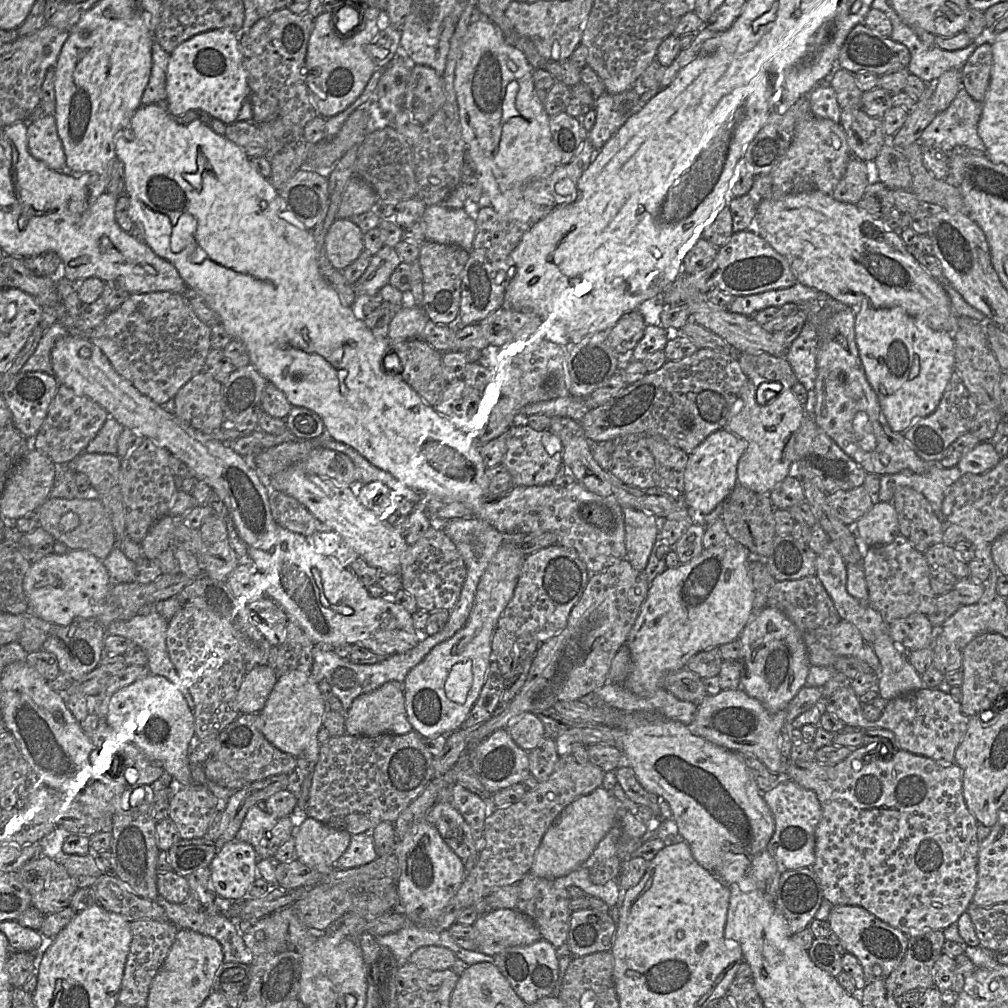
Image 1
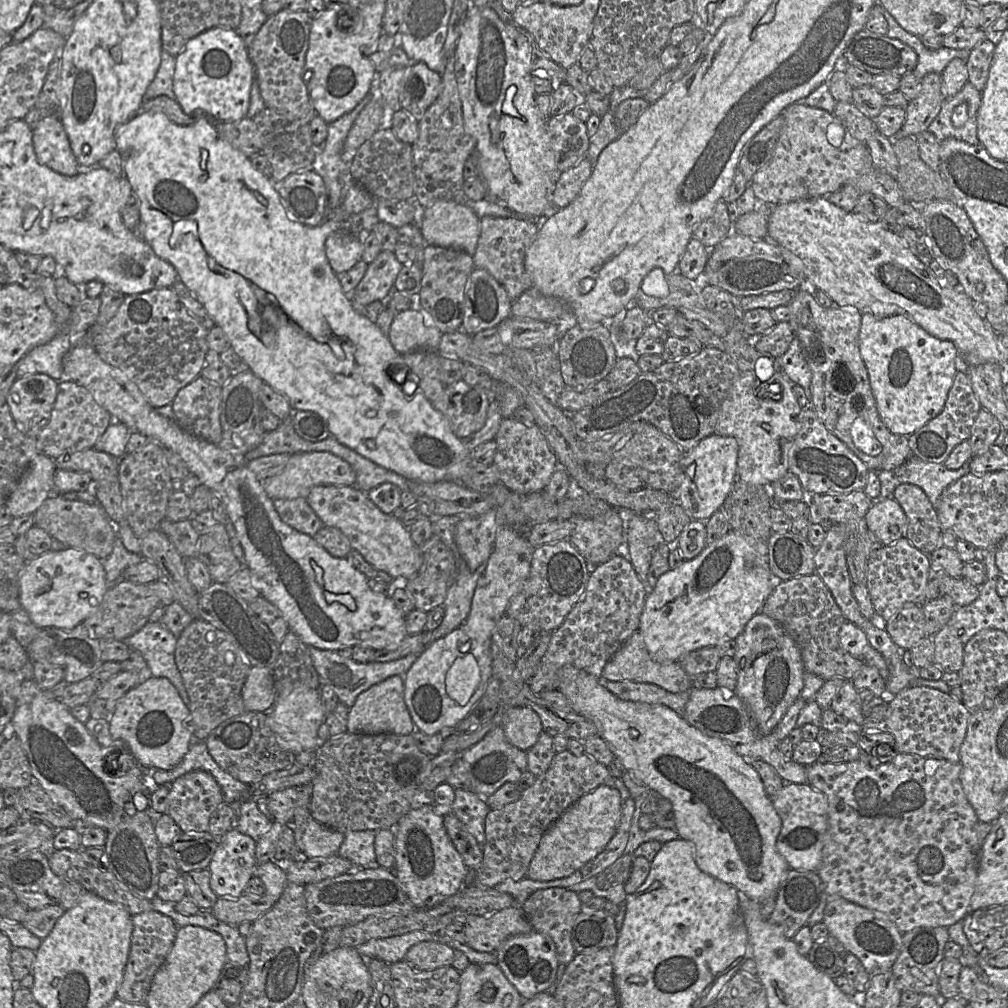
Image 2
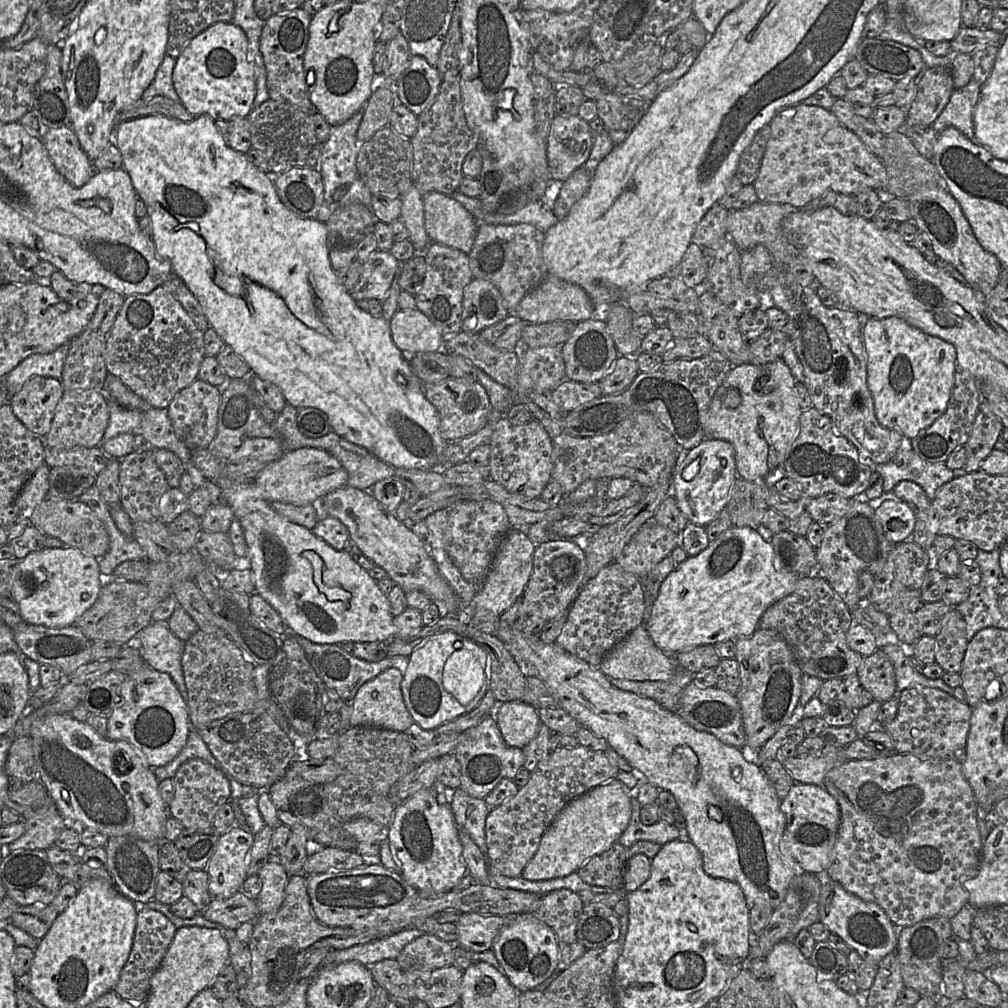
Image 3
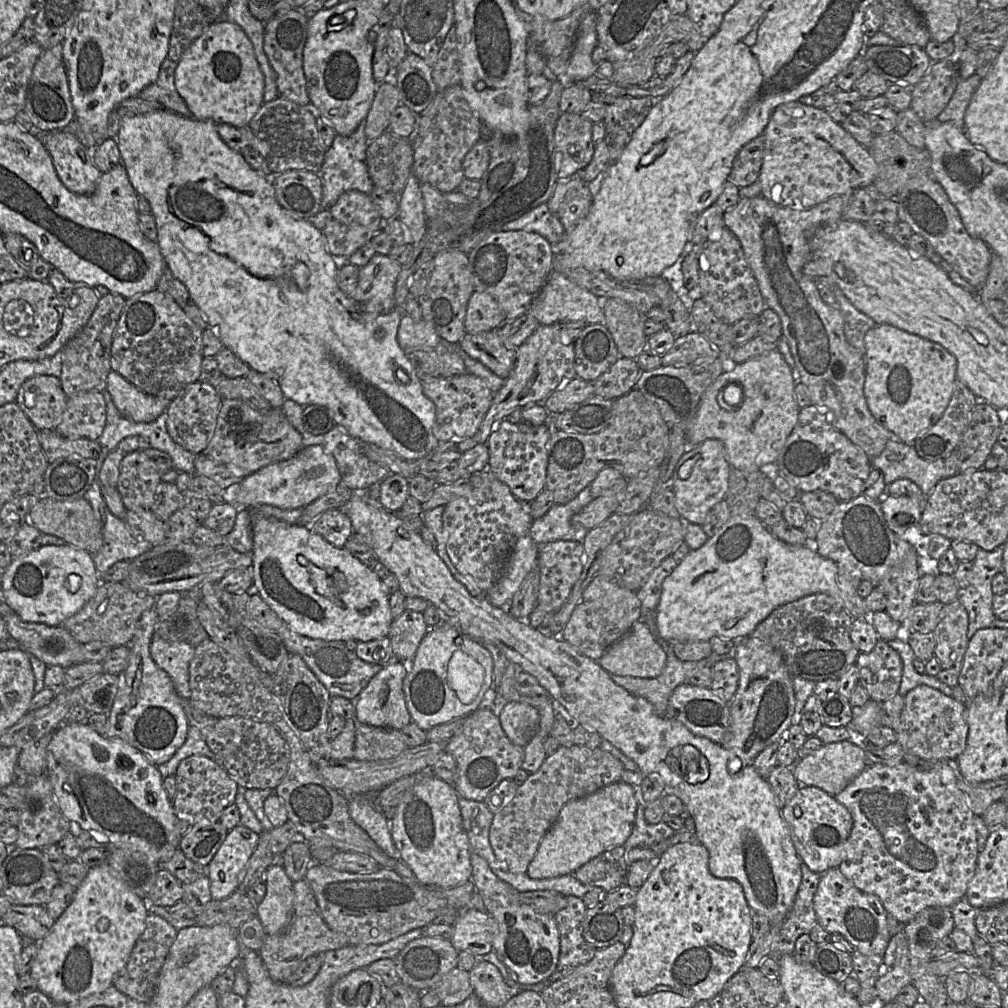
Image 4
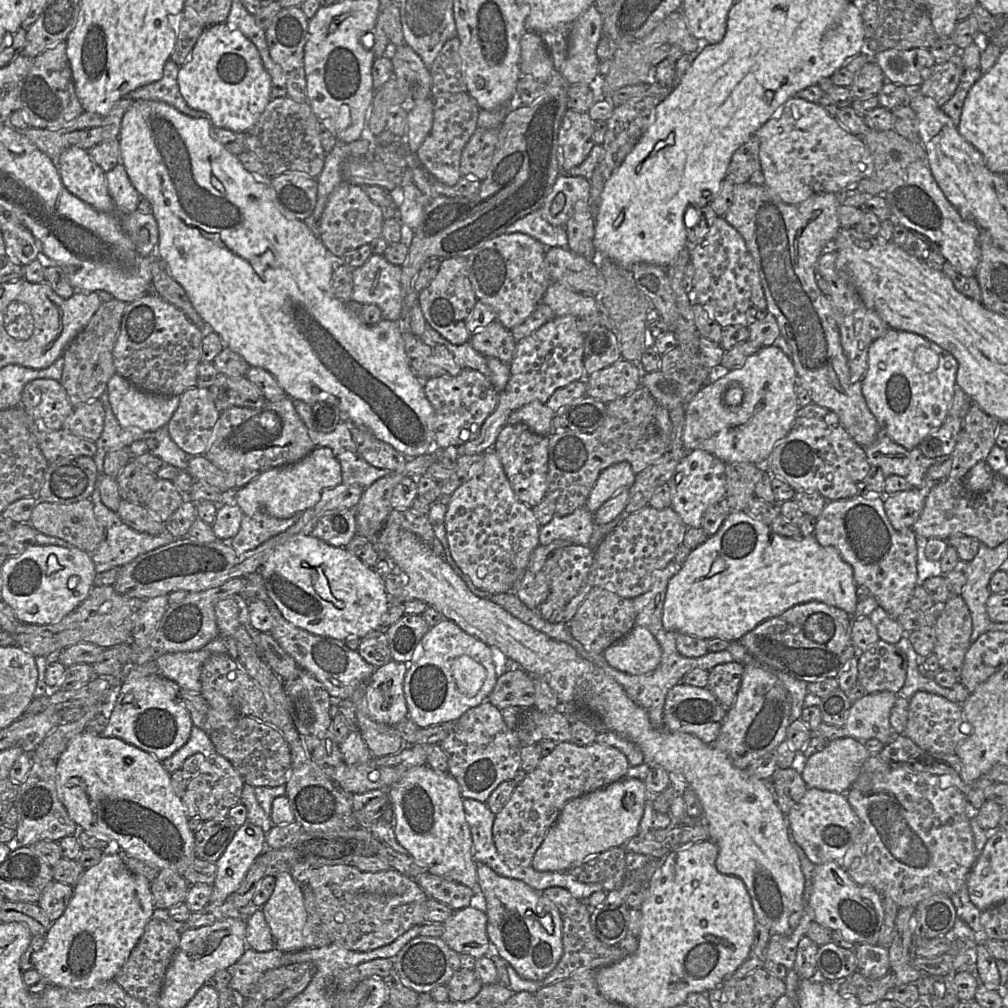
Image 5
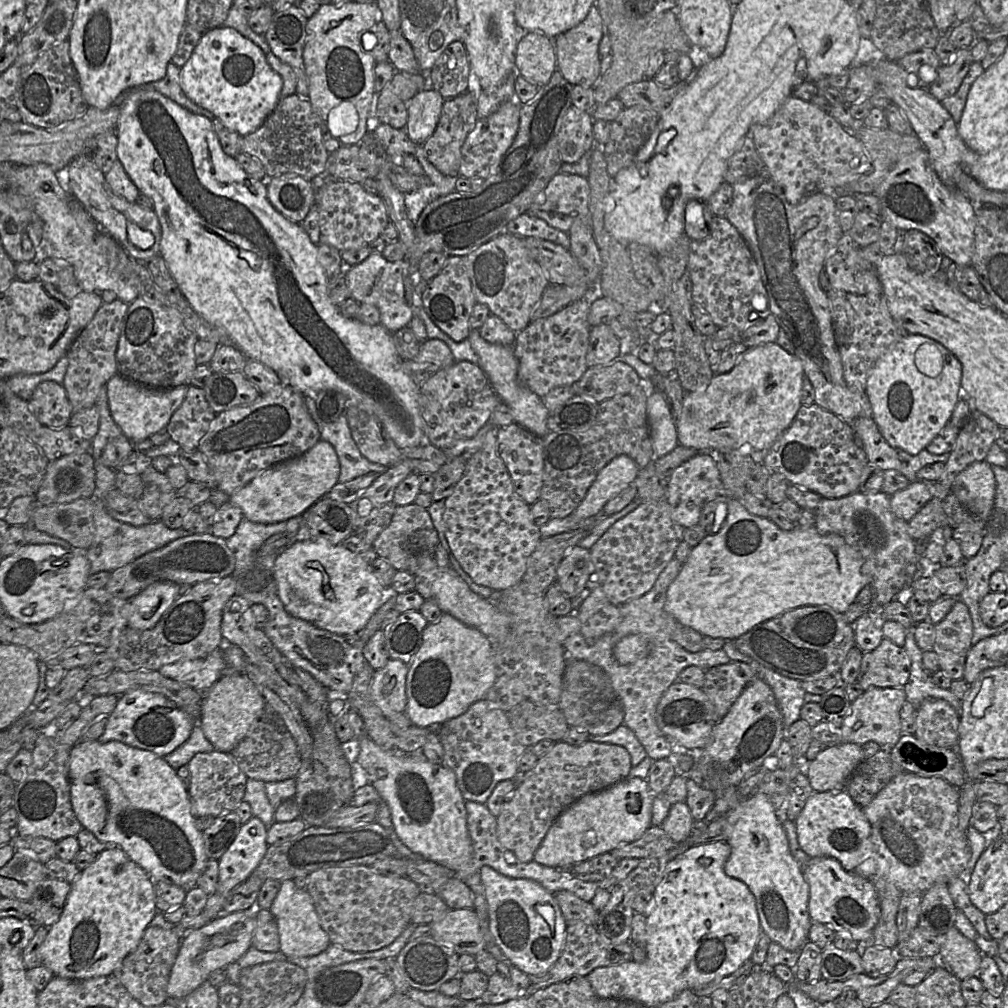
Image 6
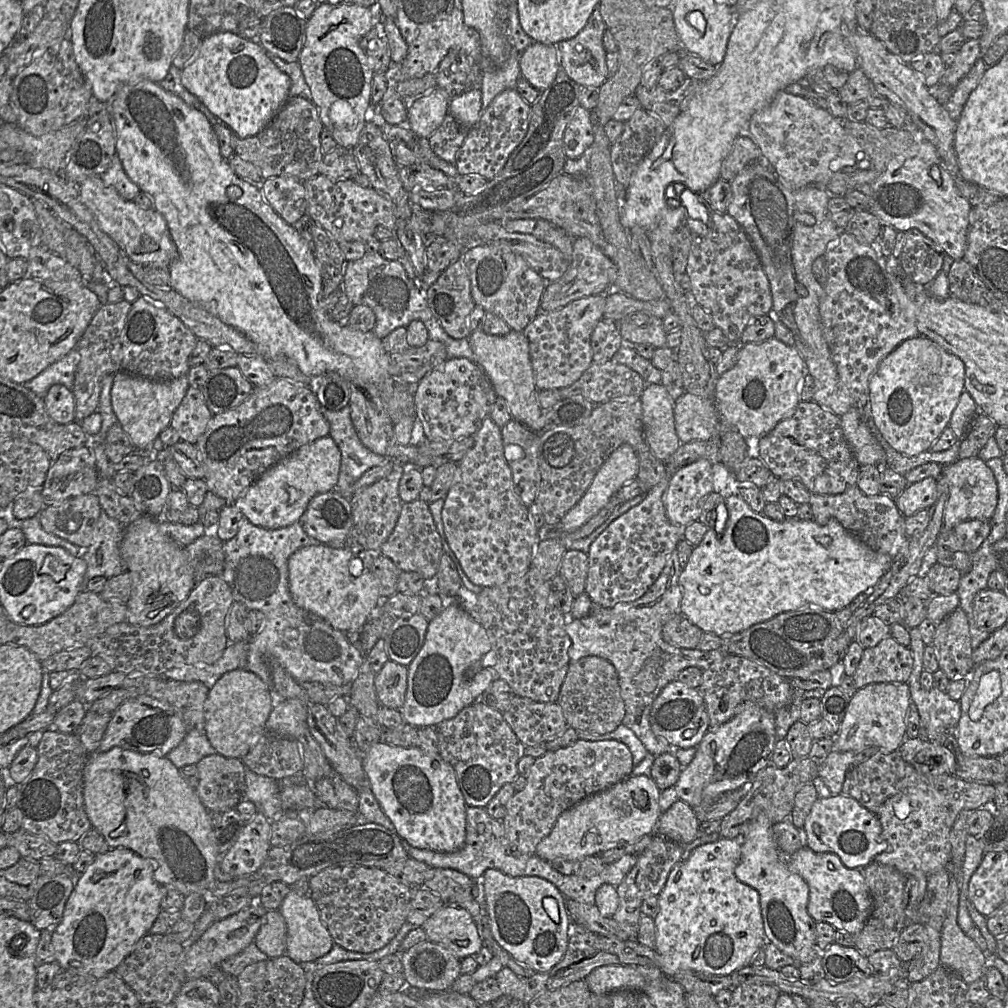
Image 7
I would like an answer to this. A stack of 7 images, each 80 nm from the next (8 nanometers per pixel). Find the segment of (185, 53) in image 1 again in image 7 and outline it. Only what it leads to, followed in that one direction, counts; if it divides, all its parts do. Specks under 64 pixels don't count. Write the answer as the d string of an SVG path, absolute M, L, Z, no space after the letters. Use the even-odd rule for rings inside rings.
M219 30L202 39L195 57L182 69L182 85L197 97L217 119L240 138L260 133L277 115L289 98L291 81L278 69L257 40Z

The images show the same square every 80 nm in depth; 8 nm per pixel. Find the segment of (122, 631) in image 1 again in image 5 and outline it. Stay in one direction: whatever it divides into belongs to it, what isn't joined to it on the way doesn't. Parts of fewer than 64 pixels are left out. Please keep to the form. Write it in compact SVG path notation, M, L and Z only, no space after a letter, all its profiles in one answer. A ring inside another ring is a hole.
M201 649L193 652L167 653L156 659L160 674L179 688L200 693L203 664L212 654Z

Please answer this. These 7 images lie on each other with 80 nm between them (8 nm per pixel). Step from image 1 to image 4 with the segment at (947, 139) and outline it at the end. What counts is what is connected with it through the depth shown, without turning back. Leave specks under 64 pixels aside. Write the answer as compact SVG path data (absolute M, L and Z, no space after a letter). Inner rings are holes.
M974 73L966 79L961 79L946 108L938 115L941 123L951 122L964 131L964 116L971 98L980 85L981 77Z

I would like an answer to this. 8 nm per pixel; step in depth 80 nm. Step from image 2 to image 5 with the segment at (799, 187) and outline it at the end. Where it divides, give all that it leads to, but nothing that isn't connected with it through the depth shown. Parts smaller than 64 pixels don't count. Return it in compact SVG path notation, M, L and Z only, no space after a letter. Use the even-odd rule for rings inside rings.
M796 97L788 99L760 127L755 136L760 143L759 158L761 171L765 178L764 186L789 205L800 204L819 193L838 195L848 188L855 188L853 186L862 179L870 177L874 172L872 154L861 138L851 134L817 103Z

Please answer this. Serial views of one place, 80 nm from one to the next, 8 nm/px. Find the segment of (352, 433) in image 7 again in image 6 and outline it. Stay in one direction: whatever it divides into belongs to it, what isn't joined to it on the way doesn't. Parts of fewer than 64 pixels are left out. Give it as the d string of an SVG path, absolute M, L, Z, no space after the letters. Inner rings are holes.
M305 394L304 402L319 427L321 440L329 442L337 453L340 463L339 482L348 482L369 473L381 474L387 470L388 467L373 463L361 454L352 438L345 414L334 422L323 422L316 409L314 394Z

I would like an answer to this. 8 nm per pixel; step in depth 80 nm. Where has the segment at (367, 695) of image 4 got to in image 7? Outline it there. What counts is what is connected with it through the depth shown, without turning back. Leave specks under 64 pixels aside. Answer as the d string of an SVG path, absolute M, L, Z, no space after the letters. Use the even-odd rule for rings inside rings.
M388 660L375 676L375 690L380 705L400 709L407 690L407 666Z

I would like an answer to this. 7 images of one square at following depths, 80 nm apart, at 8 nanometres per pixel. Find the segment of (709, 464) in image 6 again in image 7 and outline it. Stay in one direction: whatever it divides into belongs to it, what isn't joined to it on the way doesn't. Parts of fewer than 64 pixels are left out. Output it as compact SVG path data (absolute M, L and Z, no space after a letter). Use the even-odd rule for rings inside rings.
M701 458L671 476L663 495L670 522L684 528L698 520L704 499L713 492L712 465L709 460Z

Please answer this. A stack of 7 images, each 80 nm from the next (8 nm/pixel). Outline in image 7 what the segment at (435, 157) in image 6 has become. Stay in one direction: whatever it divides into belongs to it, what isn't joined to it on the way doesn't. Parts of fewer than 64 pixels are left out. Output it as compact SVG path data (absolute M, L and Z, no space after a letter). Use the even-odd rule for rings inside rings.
M448 113L441 125L429 137L433 152L441 159L456 164L457 155L469 130L461 127Z

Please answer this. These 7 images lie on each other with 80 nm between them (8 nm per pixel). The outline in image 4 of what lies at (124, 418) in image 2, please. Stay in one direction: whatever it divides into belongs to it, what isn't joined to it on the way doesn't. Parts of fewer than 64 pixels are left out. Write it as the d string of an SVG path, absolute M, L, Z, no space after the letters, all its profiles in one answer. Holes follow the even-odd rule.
M254 516L252 532L253 589L293 631L312 639L341 642L366 642L388 636L393 619L382 580L348 550L333 546L309 526L288 524L273 517Z

